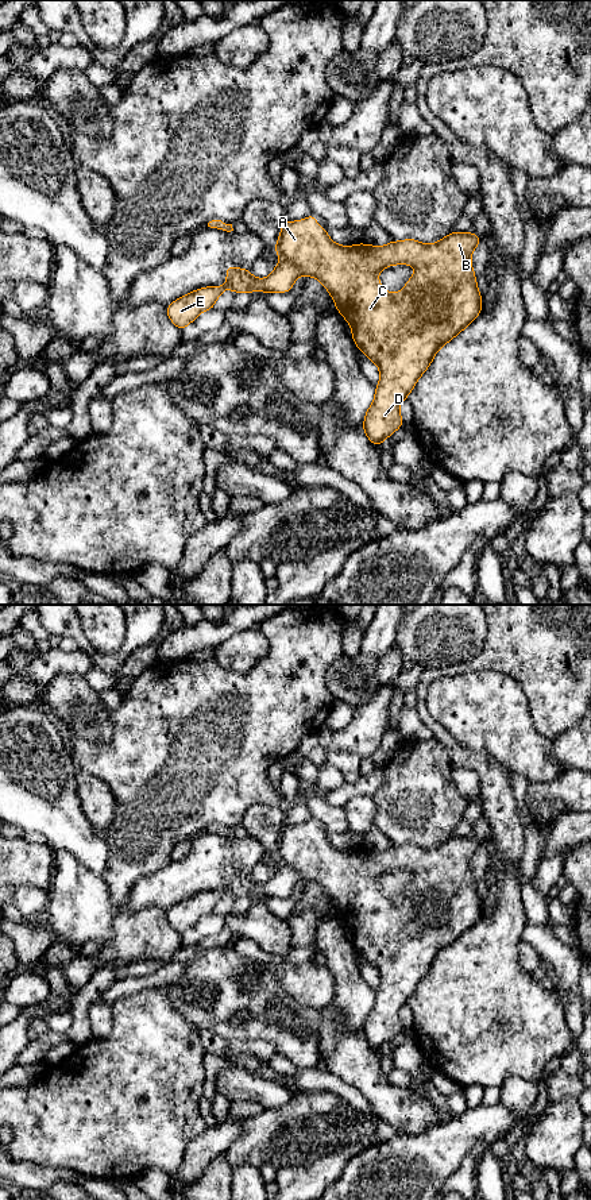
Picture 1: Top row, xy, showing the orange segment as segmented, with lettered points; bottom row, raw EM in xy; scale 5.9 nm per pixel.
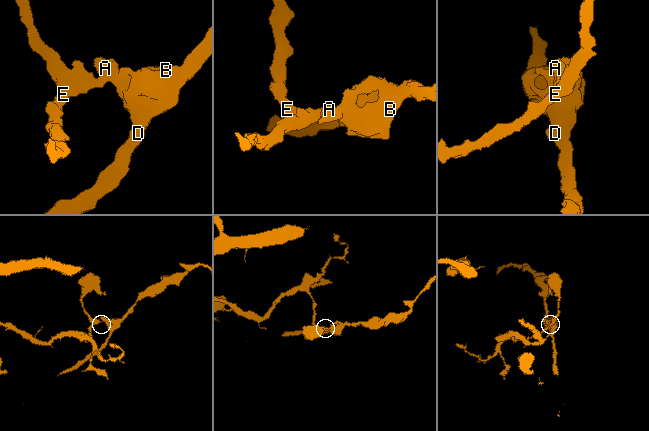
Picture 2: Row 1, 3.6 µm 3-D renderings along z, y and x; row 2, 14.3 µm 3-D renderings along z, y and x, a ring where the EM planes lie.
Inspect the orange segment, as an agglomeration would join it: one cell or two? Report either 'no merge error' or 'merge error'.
merge error

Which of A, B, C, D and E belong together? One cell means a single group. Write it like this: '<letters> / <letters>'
A B C D / E

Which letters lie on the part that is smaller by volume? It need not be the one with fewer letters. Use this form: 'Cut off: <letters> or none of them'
Cut off: A, B, C, D

